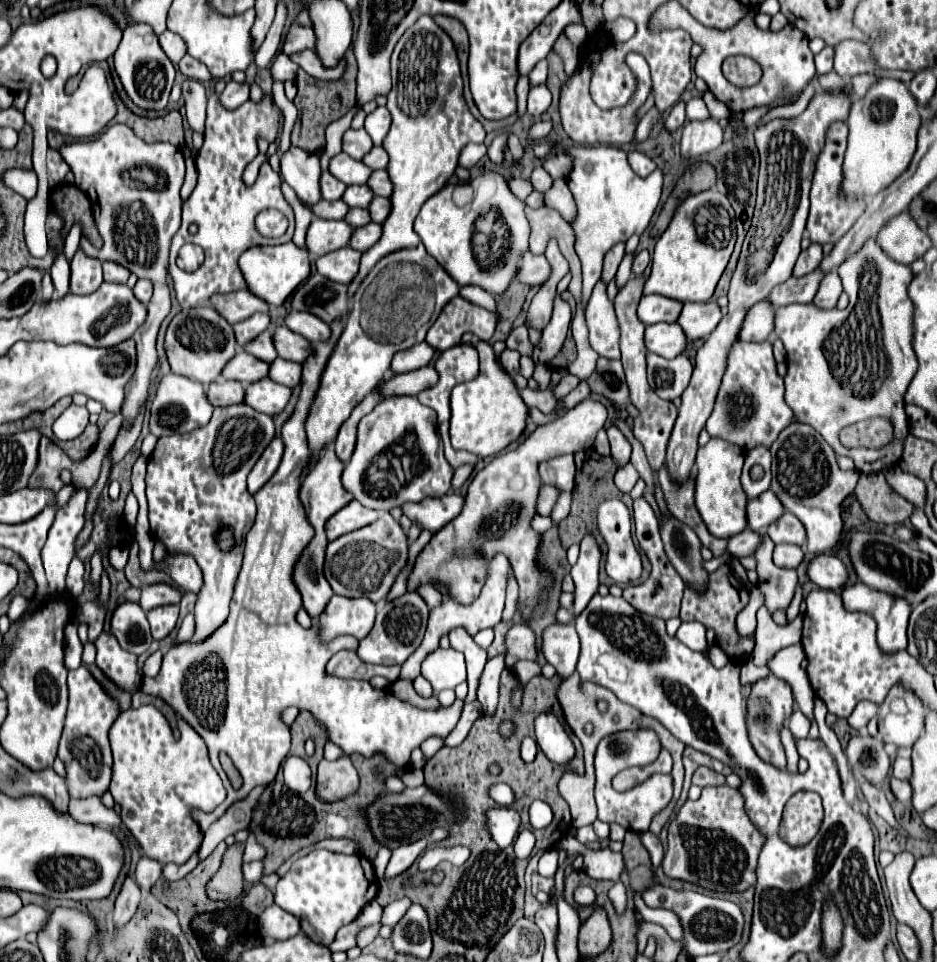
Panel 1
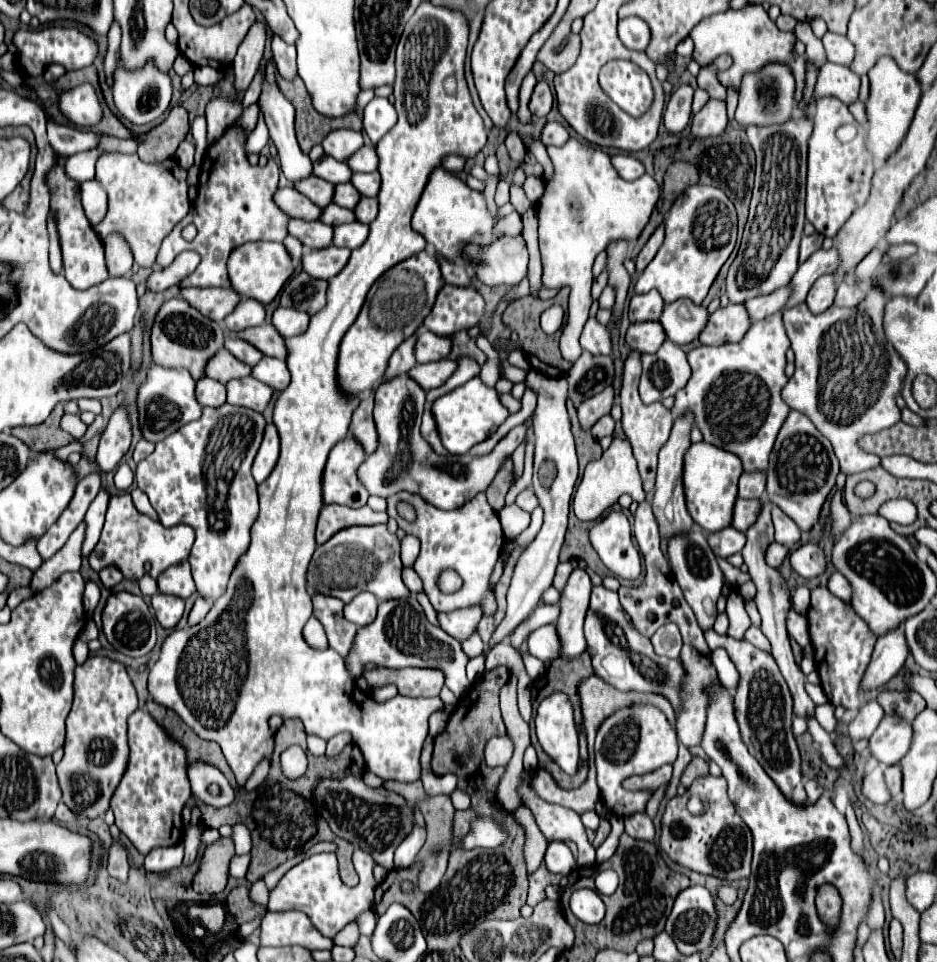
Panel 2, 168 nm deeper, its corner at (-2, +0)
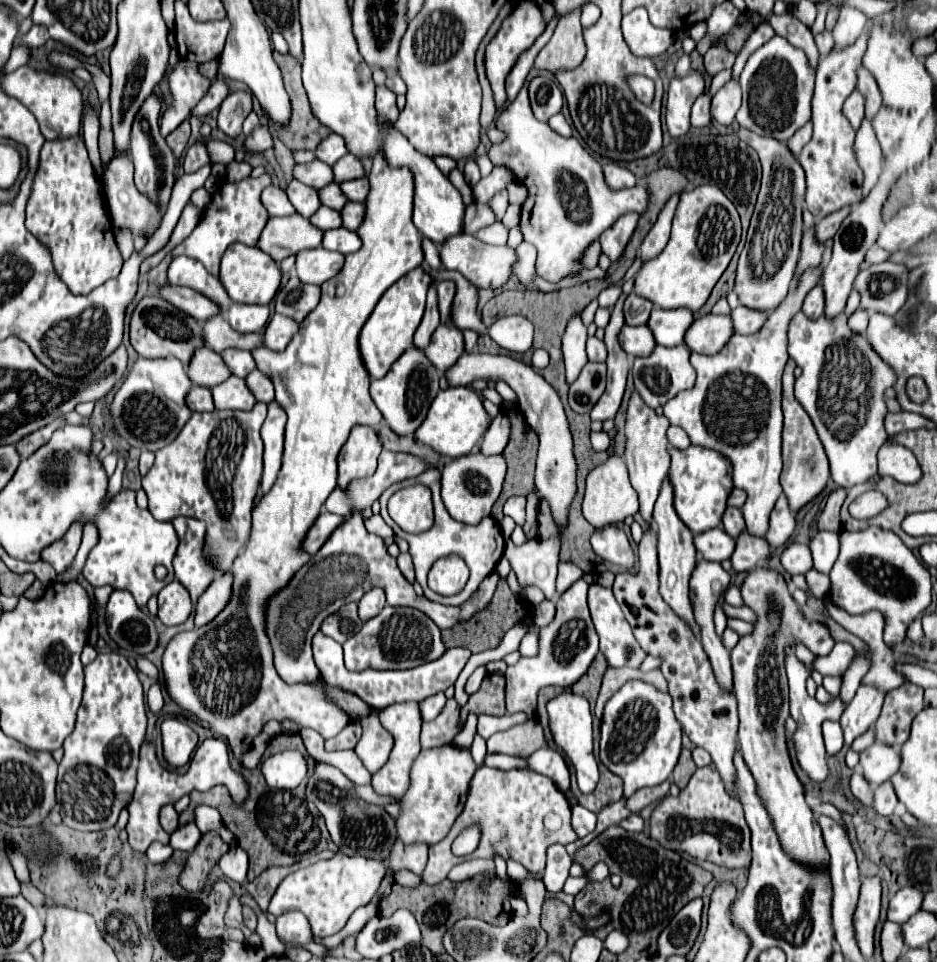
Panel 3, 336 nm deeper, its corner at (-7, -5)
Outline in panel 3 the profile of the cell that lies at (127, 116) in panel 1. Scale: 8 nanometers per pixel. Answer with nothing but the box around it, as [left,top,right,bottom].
[166,120,190,164]

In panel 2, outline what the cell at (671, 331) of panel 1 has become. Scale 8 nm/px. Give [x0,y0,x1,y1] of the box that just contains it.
[625,321,665,353]

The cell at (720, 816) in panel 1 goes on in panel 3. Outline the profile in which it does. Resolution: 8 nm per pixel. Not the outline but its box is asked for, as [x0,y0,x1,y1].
[650,766,750,868]

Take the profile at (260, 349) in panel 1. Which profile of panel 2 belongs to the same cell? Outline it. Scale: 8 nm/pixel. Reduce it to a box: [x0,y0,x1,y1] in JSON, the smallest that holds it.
[225,339,263,365]

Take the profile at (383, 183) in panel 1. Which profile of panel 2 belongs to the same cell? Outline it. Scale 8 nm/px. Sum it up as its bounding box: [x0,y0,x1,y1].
[349,171,381,197]

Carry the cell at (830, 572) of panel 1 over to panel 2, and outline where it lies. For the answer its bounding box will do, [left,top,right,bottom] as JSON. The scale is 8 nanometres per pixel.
[789,543,825,579]

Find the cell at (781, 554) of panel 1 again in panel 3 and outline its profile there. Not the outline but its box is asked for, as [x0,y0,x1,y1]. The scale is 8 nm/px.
[732,532,770,572]

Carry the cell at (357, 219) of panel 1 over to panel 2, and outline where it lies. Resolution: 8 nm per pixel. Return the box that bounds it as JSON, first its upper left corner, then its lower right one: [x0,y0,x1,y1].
[319,203,355,225]

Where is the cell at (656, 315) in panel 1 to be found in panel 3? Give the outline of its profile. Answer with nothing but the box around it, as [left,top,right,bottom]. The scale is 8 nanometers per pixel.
[624,292,654,326]

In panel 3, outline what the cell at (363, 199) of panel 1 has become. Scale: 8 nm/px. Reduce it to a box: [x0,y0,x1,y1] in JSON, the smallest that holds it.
[320,184,346,210]

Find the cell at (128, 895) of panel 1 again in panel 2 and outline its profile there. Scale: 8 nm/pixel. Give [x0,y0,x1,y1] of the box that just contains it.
[107,825,129,881]

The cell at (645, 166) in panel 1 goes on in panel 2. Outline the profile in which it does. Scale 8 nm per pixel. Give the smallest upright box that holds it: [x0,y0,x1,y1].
[611,155,645,181]

